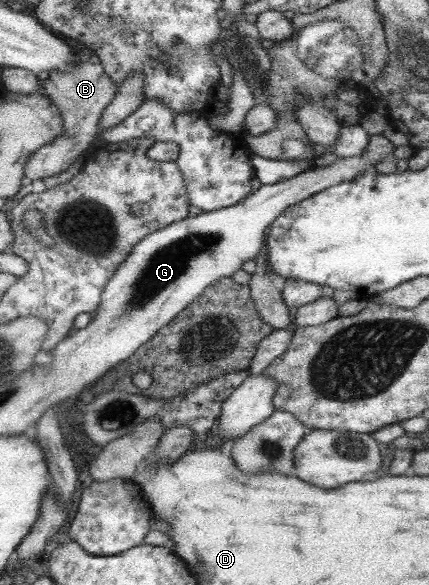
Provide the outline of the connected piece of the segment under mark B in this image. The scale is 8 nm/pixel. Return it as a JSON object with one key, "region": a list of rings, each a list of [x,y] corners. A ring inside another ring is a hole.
{"region":[[[84,46],[82,49],[74,50],[74,57],[78,59],[77,68],[74,71],[70,73],[51,71],[43,76],[42,92],[58,108],[64,124],[64,133],[52,142],[44,144],[28,157],[24,167],[24,176],[30,180],[54,176],[66,170],[84,150],[90,149],[98,133],[100,114],[114,98],[116,88],[110,78],[104,74],[101,62],[92,48]]]}

